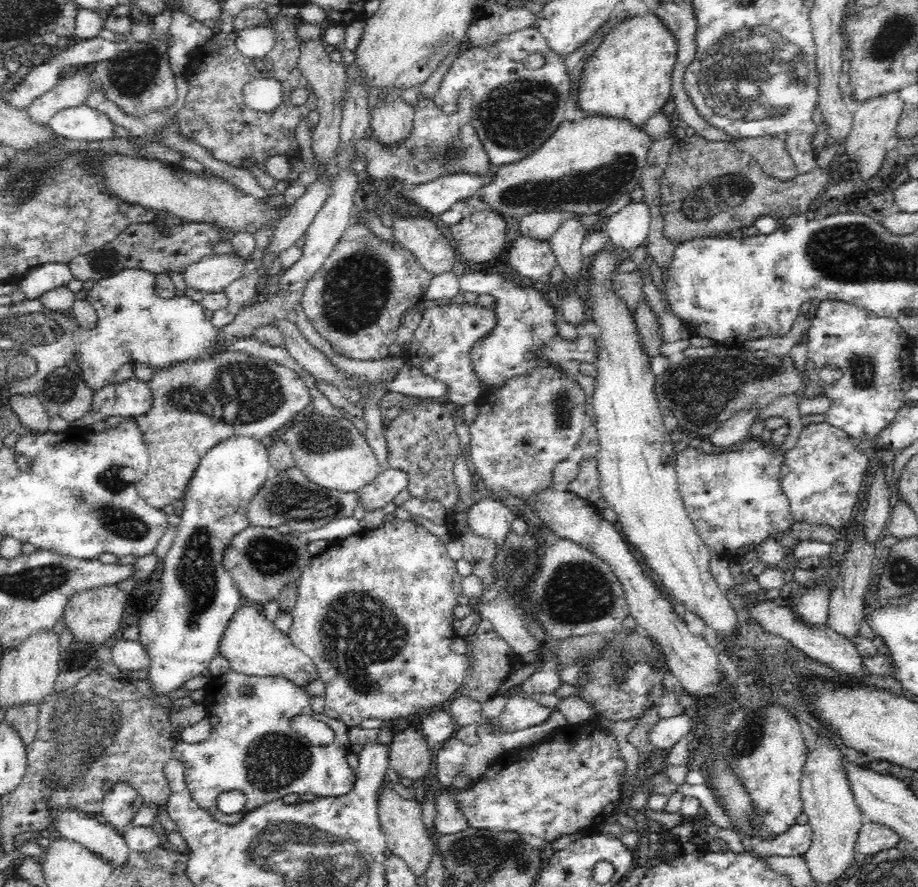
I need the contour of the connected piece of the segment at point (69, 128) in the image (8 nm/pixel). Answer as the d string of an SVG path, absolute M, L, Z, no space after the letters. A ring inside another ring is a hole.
M86 105L59 110L47 126L56 137L80 142L110 138L115 127L106 114Z

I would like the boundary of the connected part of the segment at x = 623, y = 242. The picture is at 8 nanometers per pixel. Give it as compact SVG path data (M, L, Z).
M643 199L640 202L630 201L616 214L612 214L602 227L618 252L628 255L637 246L646 244L651 220L650 203Z

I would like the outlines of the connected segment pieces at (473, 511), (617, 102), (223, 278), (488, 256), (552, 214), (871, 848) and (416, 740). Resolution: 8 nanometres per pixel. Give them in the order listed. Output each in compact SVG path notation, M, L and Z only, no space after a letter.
M499 498L482 500L474 504L468 512L468 523L474 533L494 539L496 546L501 545L510 532L512 520L518 512L509 502Z
M652 11L618 23L597 46L575 85L577 103L585 115L629 118L635 126L645 126L647 118L661 109L672 90L672 72L678 58L678 39L662 18Z
M236 251L230 254L211 254L191 264L182 275L187 287L224 293L226 286L242 278L242 272L246 270L250 259Z
M478 211L451 226L462 261L488 262L504 248L507 221L496 211Z
M556 209L531 212L520 216L519 232L524 236L550 240L558 225L570 215L572 213Z
M870 822L859 831L856 852L870 858L882 850L895 848L901 840L892 828Z
M407 727L393 734L389 743L389 767L400 778L418 780L433 771L434 753L416 727Z

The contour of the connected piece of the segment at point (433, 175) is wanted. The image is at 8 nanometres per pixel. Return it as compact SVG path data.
M462 89L458 98L458 114L445 114L432 98L418 93L415 102L415 120L411 132L400 142L386 145L374 135L362 135L351 150L353 160L363 160L364 170L374 180L399 180L407 188L428 184L454 174L469 174L474 177L494 180L495 168L471 124L473 96L470 90Z

